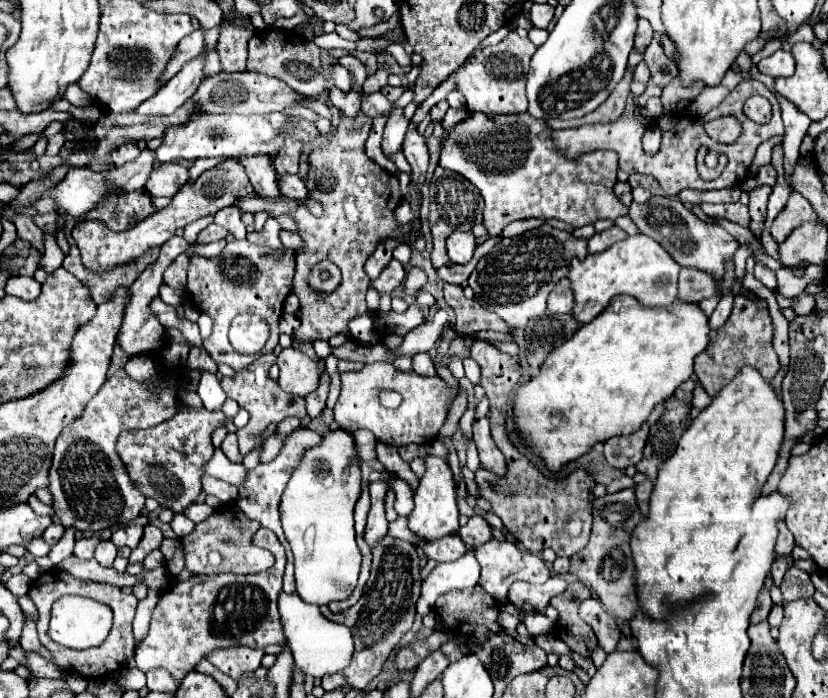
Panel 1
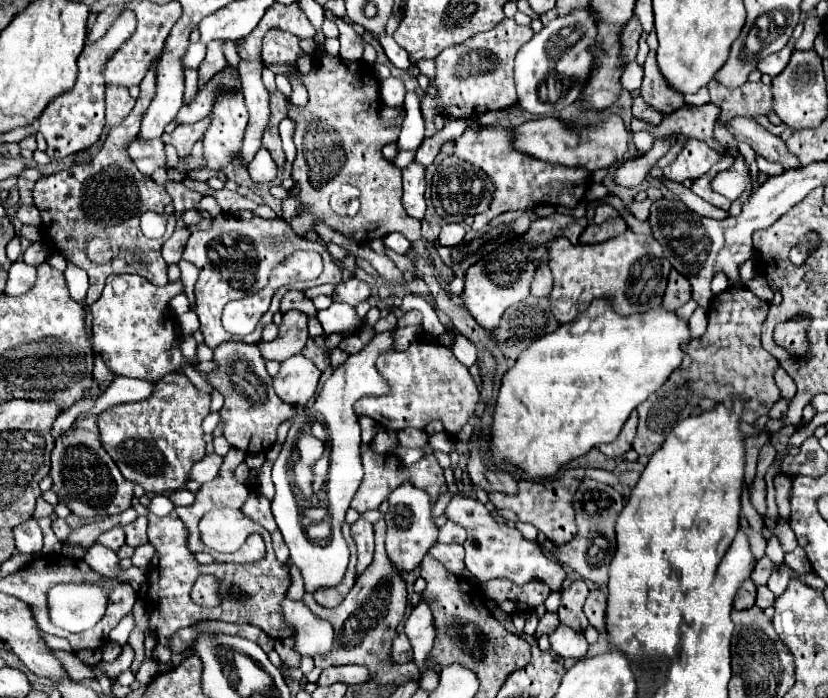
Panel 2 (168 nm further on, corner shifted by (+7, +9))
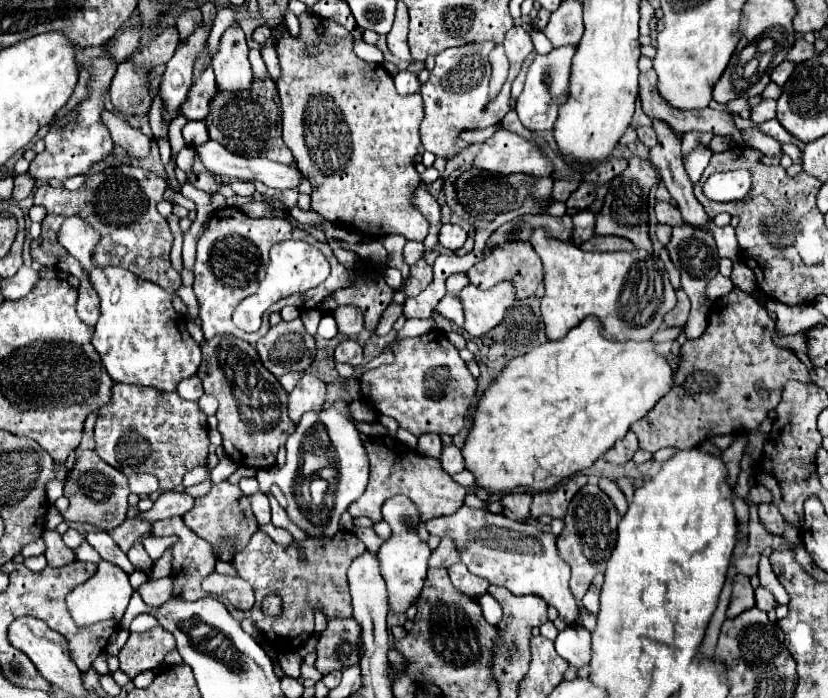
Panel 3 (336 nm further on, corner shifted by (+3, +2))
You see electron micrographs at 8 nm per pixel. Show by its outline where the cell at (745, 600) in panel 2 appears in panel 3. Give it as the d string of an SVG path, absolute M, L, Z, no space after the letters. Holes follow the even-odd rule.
M737 574L733 580L733 594L731 594L731 604L727 608L727 618L737 618L741 612L751 608L755 608L755 596L749 578Z

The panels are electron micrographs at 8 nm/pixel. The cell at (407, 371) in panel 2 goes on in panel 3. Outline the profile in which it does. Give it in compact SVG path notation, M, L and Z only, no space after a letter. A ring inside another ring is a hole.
M431 330L421 338L403 338L391 342L395 360L369 370L360 378L363 399L379 414L391 416L401 428L415 436L433 434L459 434L467 422L475 400L477 382L467 364L461 360L457 348L447 340L443 330Z

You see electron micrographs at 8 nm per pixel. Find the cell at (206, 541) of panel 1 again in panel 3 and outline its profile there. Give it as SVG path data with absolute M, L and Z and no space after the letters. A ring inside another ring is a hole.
M223 480L219 484L213 484L211 490L205 494L205 496L199 496L195 498L195 506L193 510L189 510L185 516L183 516L185 524L197 534L201 536L203 540L207 540L209 544L213 544L213 552L215 556L221 556L221 542L225 538L231 540L233 548L235 548L235 554L241 552L247 544L249 544L249 538L257 532L259 524L251 510L251 502L249 502L249 496L245 496L241 492L241 488L237 484L231 484L229 480Z

